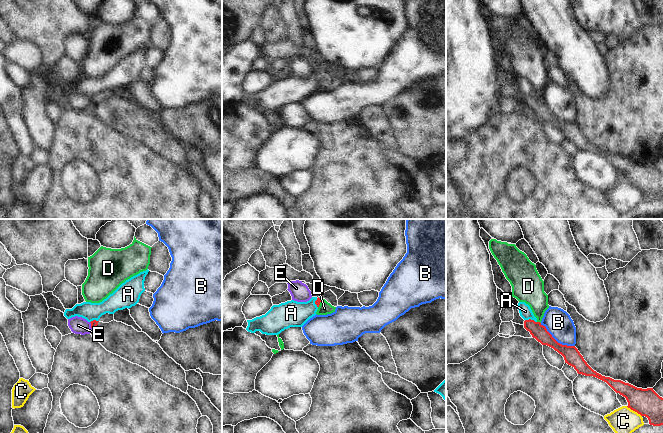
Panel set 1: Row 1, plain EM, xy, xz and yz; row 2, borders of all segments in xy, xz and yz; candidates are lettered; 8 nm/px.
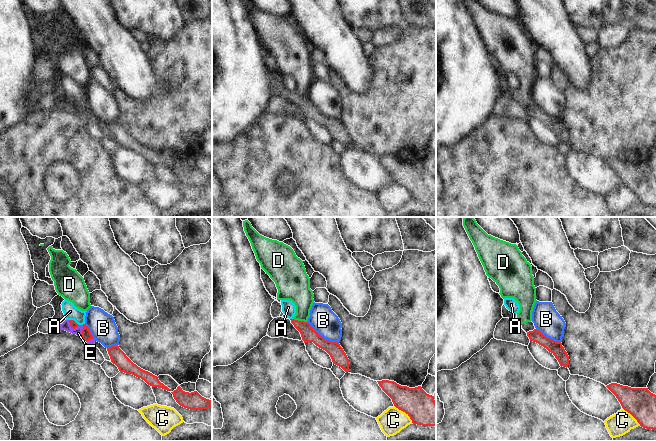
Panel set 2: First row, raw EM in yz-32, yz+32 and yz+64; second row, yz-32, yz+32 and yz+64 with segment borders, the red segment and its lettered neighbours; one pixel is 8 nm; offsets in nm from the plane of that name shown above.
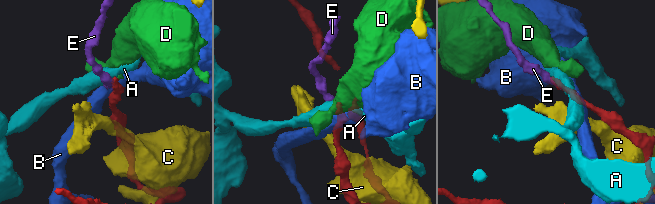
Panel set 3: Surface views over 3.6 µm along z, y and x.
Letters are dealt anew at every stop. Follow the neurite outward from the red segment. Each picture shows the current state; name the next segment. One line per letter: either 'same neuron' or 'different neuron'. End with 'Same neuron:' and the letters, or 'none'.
A: different neuron
B: different neuron
C: different neuron
D: different neuron
E: different neuron
Same neuron: none

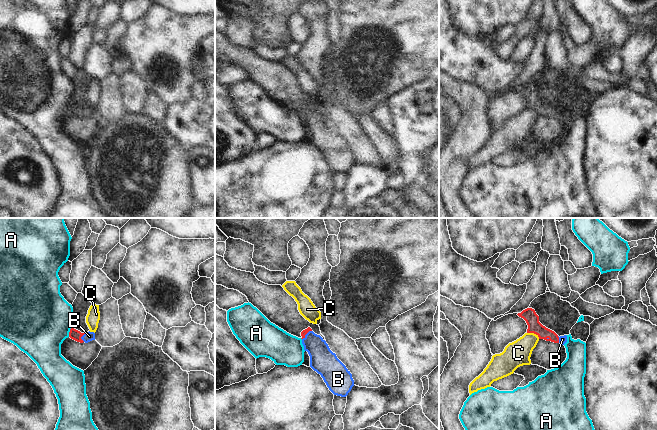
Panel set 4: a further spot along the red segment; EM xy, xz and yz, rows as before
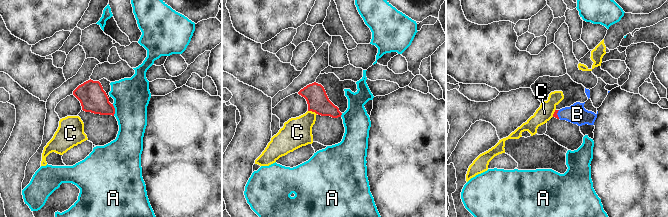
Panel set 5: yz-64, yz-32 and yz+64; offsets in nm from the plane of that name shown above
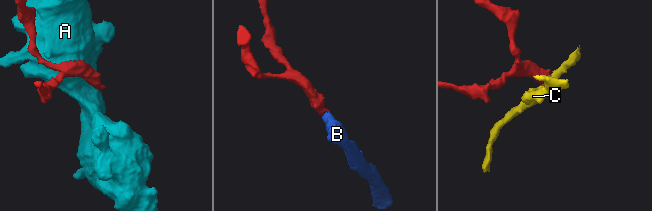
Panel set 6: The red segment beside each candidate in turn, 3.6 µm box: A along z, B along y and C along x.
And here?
A: different neuron
B: same neuron
C: different neuron
Same neuron: B

